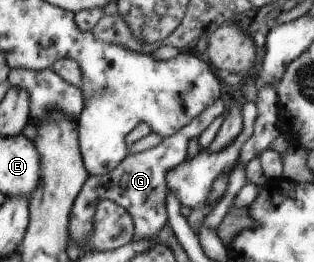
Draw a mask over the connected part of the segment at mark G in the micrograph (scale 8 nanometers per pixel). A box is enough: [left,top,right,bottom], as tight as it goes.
[69,99,225,245]

